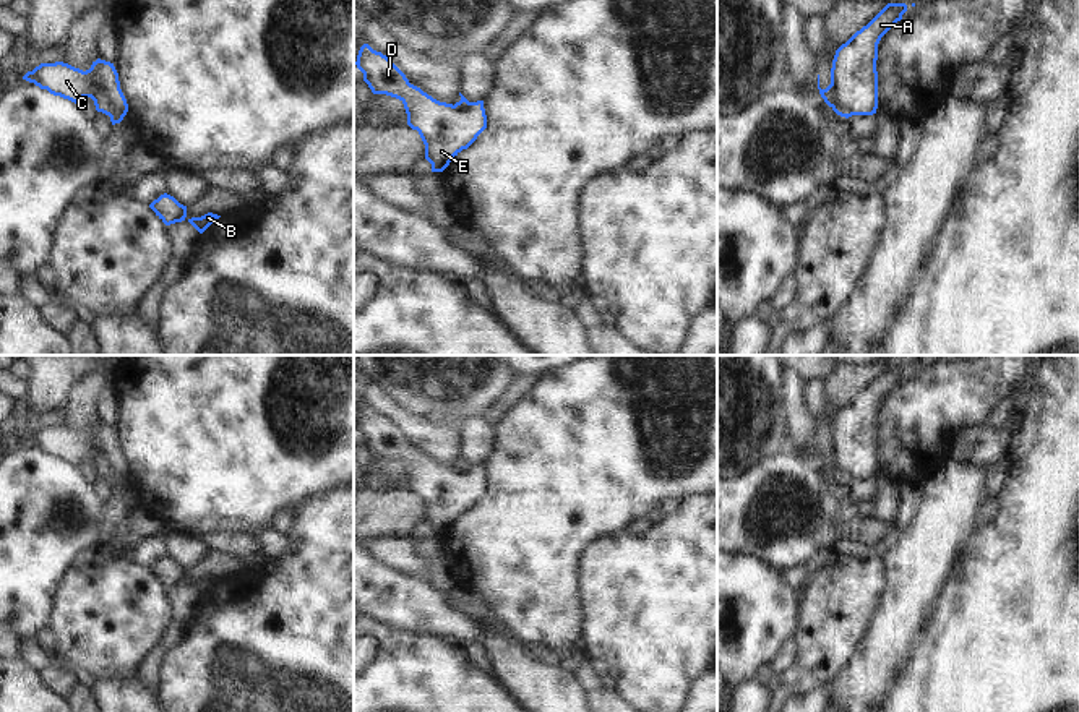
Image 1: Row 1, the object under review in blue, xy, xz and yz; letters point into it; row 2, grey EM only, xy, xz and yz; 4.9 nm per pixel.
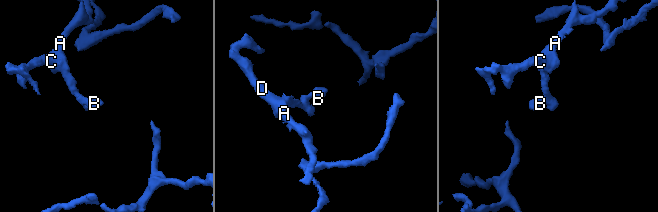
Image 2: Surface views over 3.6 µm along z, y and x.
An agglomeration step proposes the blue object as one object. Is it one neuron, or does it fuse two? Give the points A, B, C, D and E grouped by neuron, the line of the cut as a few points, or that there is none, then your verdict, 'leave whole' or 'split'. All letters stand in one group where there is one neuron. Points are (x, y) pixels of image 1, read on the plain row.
A C D E / B; cut in xy along (91, 454), (99, 450), (111, 471), (124, 479); split

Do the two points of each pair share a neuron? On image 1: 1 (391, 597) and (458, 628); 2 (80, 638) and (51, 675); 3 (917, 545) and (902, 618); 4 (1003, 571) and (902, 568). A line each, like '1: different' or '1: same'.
1: same
2: different
3: same
4: different

